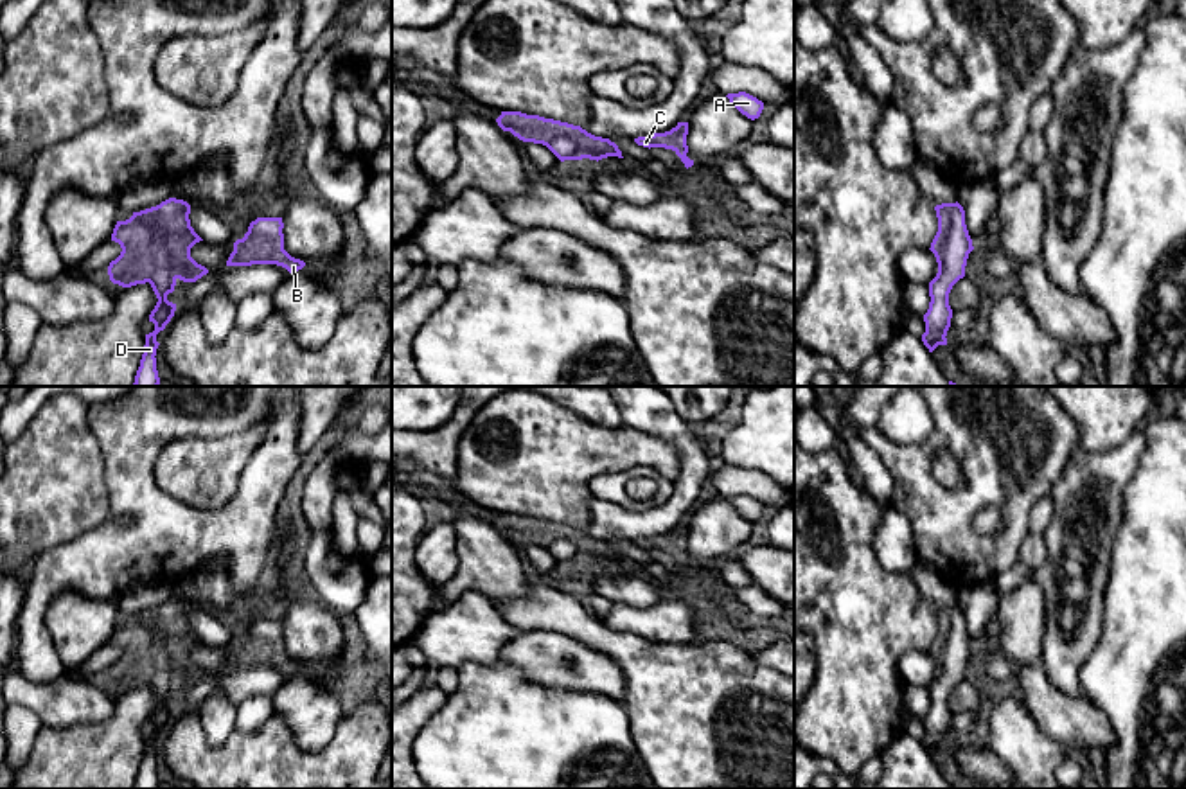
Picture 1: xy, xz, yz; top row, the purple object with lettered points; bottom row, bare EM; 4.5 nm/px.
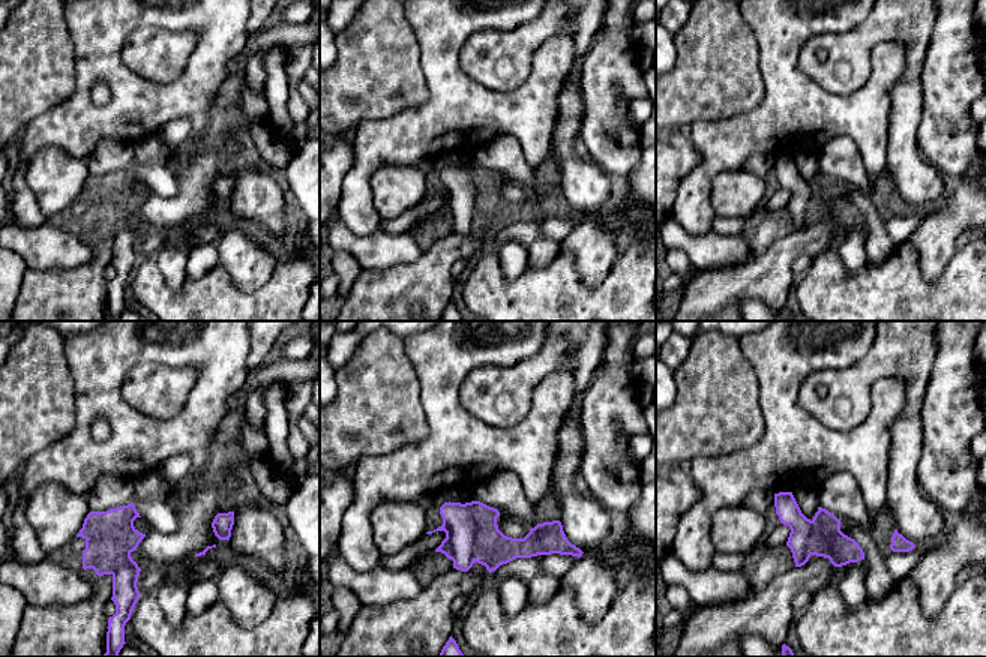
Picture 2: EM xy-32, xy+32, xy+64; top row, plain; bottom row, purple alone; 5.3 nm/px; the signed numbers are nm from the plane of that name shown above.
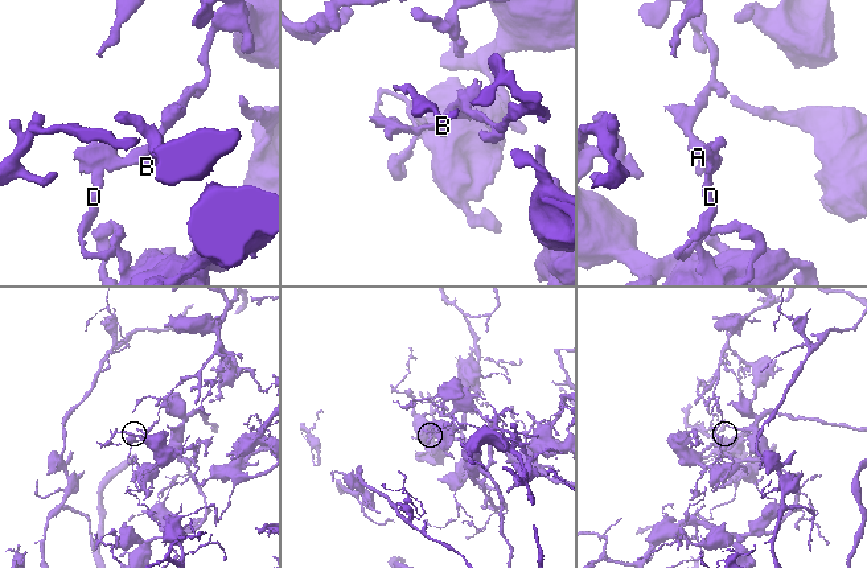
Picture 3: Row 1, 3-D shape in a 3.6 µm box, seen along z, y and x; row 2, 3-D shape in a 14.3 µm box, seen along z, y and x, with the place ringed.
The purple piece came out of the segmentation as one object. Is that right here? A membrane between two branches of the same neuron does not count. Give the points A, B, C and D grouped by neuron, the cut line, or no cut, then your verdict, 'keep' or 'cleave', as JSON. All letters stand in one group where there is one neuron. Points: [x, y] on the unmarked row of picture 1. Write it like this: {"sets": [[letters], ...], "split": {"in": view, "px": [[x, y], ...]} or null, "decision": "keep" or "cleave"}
{"sets": [["A", "B", "C", "D"]], "split": null, "decision": "keep"}

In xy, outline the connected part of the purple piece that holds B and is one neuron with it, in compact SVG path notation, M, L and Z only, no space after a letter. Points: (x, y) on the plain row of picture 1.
M257 620L243 642L234 645L226 669L277 667L289 676L305 669L284 652L282 620Z

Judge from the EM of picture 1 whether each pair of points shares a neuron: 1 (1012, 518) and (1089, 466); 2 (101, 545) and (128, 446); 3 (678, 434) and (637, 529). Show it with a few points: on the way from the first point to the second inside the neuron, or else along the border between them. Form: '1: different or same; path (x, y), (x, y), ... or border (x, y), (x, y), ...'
1: different; border (1071, 457), (1064, 473), (1048, 493)
2: same; path (130, 536), (142, 523), (142, 500), (130, 475)
3: same; path (689, 460), (687, 491), (663, 516)

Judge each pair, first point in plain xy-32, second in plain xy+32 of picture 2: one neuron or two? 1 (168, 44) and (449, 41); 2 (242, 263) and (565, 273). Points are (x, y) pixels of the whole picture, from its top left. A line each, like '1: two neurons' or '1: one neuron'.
1: two neurons
2: two neurons

